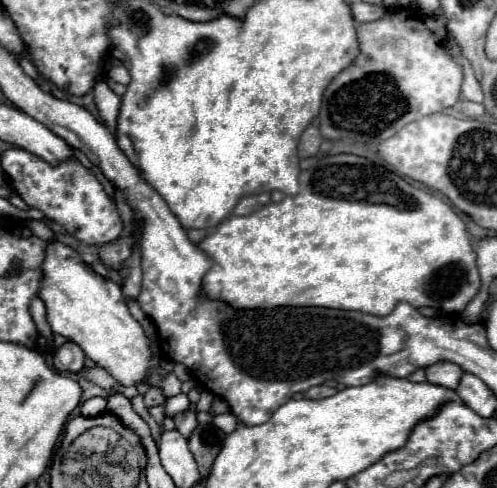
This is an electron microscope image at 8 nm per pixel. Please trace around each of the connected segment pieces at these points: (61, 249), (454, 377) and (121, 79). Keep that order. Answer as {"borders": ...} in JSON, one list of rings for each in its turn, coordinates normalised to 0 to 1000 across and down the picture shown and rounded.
{"borders":[[[[99,496],[95,525],[82,545],[87,574],[78,611],[95,627],[95,656],[111,684],[143,693],[195,750],[211,754],[239,787],[276,791],[296,783],[324,799],[332,816],[364,807],[364,779],[348,762],[324,754],[324,725],[312,725],[304,697],[292,689],[284,664],[264,648],[243,590],[203,570],[159,533],[159,520],[123,500]]],[[[879,742],[863,754],[855,754],[855,762],[859,762],[859,783],[883,787],[883,791],[895,791],[907,799],[920,795],[920,787],[932,770],[932,758],[911,742]]],[[[227,133],[217,145],[217,160],[229,168],[239,168],[239,172],[260,172],[260,148],[256,148],[256,139],[252,133]]]]}

